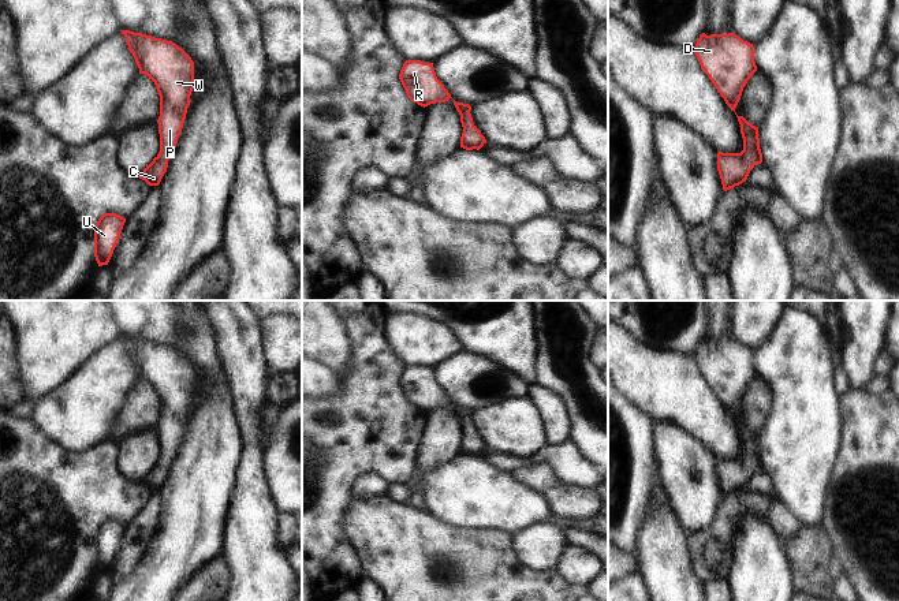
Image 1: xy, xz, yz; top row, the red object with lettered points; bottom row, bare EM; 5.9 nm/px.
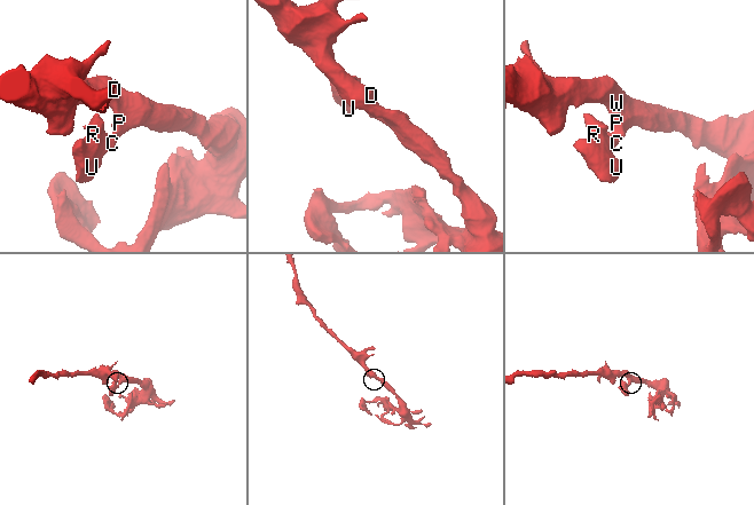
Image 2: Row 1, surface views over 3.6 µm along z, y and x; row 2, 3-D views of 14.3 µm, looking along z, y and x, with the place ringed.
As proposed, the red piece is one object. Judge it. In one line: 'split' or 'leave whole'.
leave whole

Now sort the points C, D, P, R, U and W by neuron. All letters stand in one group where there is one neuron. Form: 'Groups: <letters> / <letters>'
Groups: C D P R U W

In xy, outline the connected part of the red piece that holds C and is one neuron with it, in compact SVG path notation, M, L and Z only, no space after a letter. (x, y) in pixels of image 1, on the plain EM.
M120 336L139 380L152 385L160 402L160 458L139 479L149 492L158 492L182 440L190 402L194 395L194 367L175 348L142 339Z

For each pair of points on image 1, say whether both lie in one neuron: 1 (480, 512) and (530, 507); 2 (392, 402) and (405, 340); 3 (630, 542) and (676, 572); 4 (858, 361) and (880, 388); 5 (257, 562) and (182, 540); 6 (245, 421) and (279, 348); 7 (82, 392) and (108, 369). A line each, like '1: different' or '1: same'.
1: same
2: different
3: different
4: different
5: different
6: different
7: same

